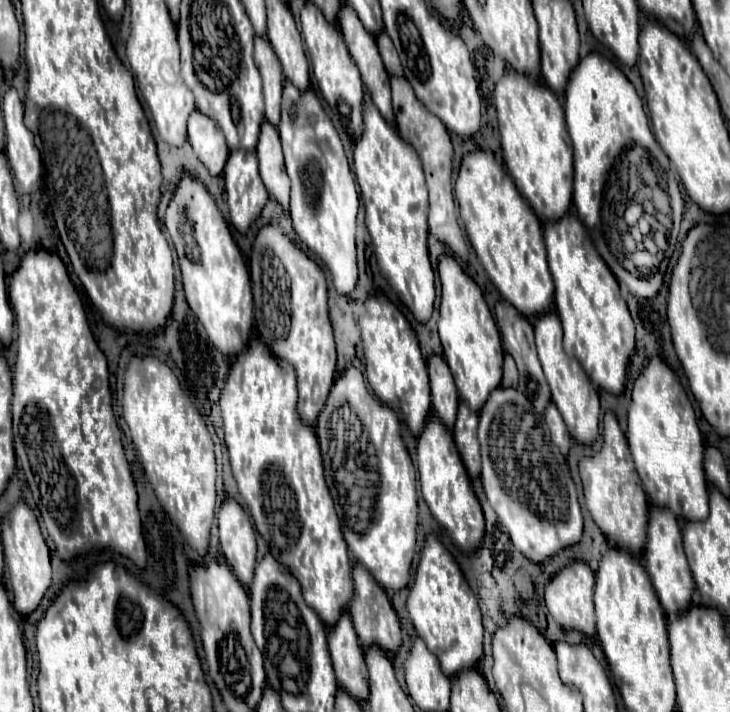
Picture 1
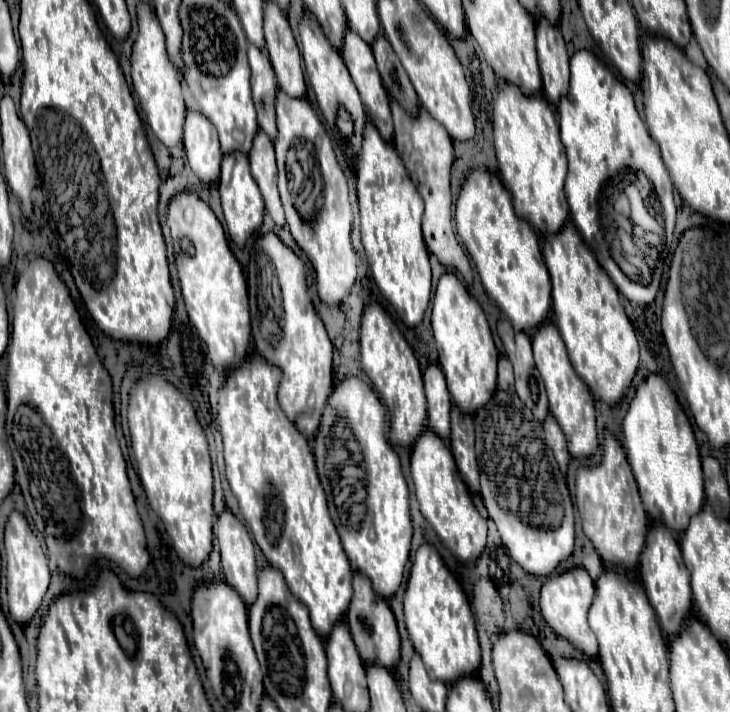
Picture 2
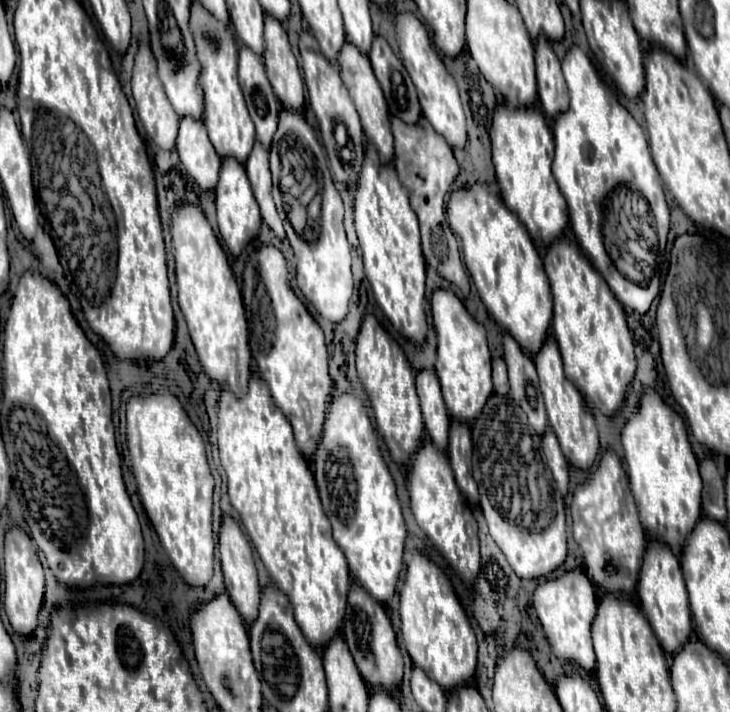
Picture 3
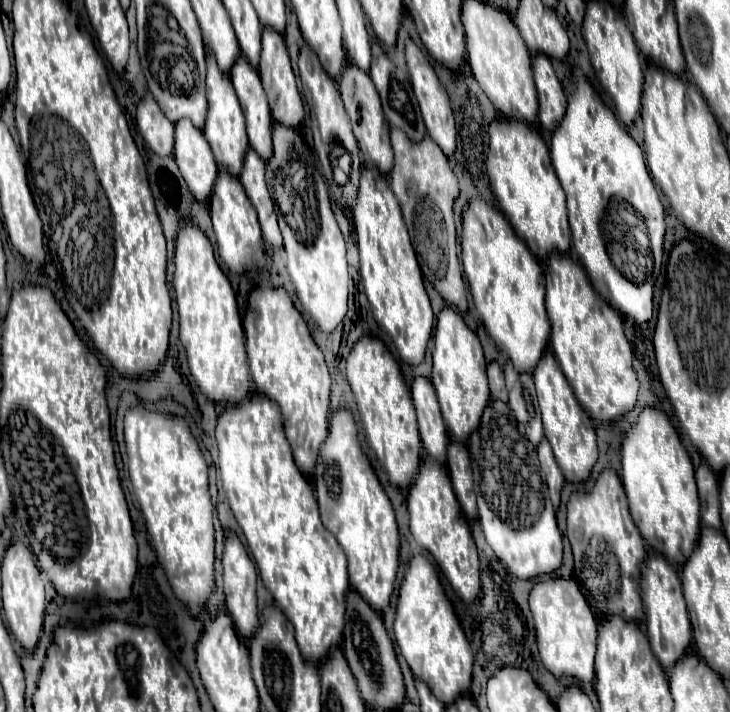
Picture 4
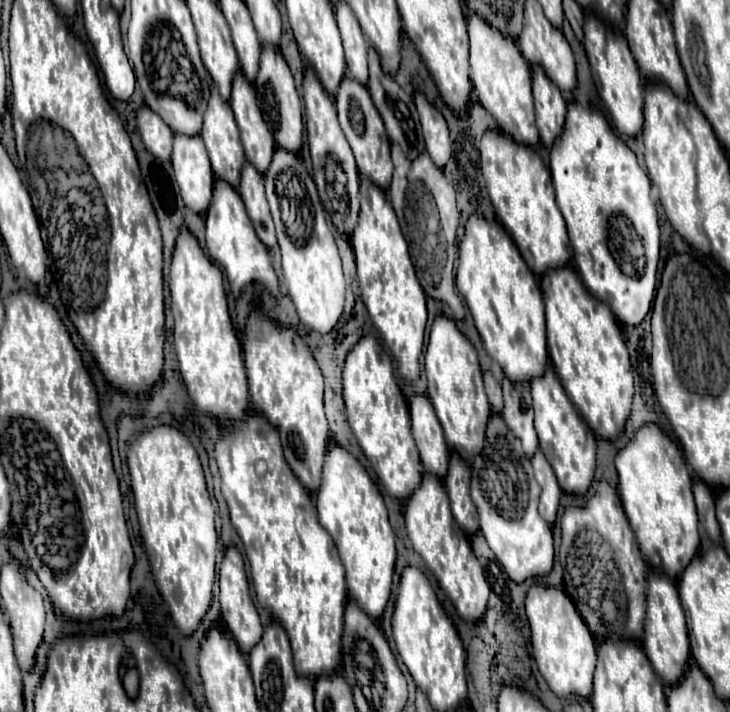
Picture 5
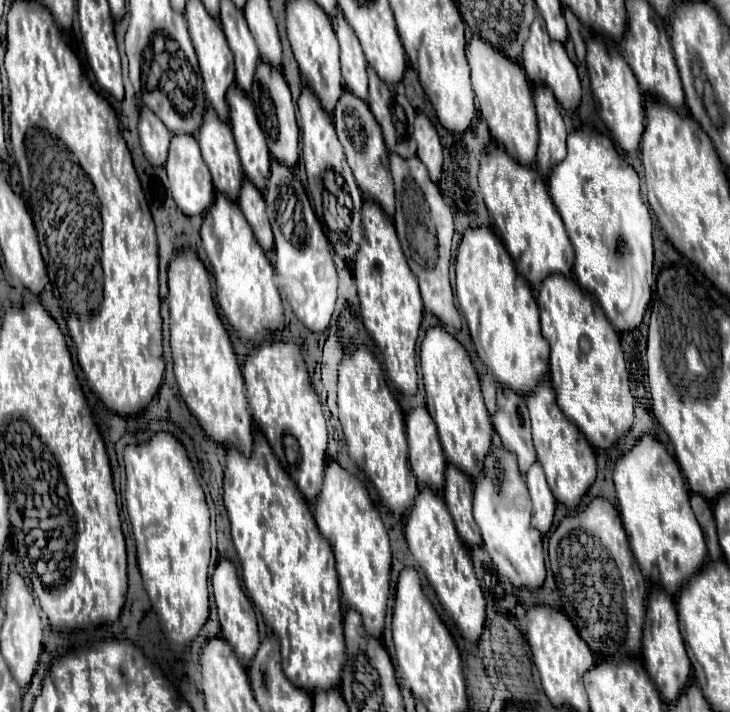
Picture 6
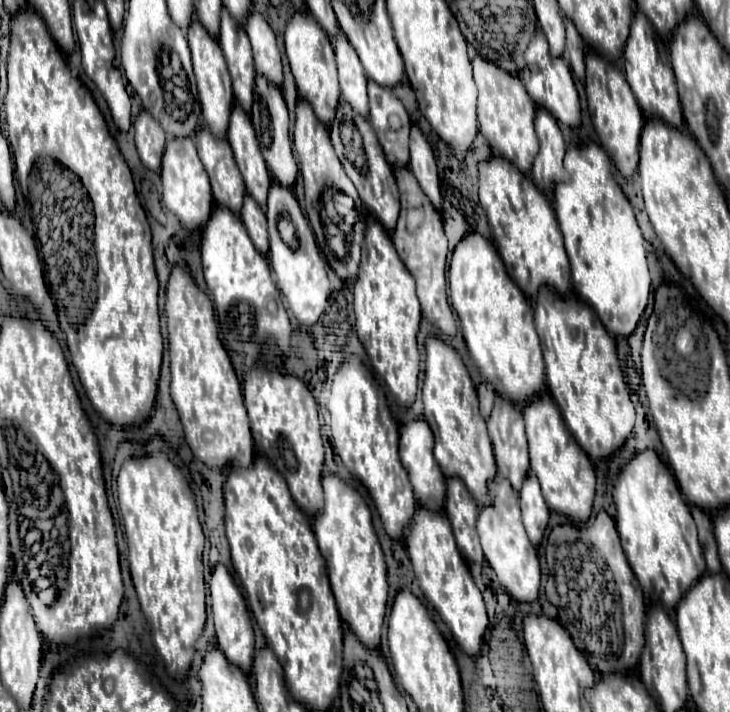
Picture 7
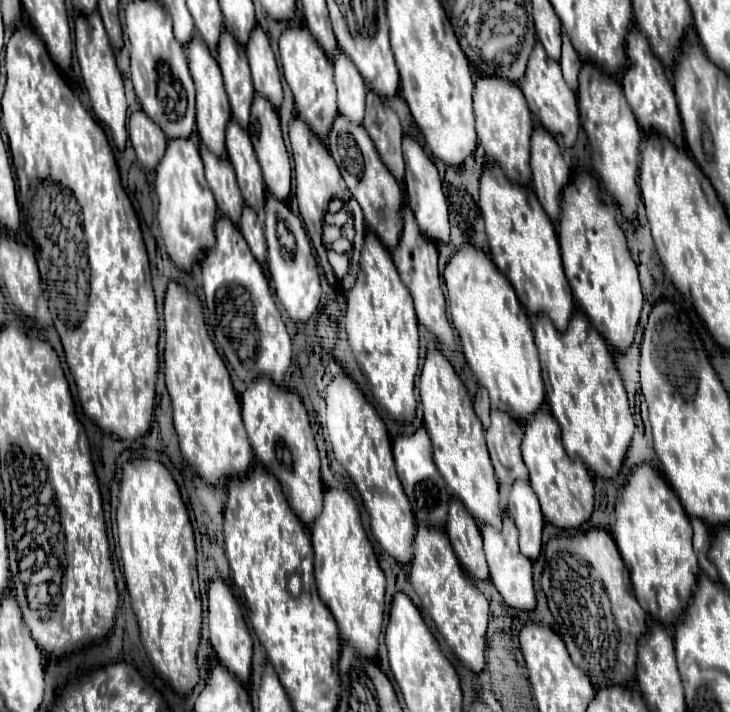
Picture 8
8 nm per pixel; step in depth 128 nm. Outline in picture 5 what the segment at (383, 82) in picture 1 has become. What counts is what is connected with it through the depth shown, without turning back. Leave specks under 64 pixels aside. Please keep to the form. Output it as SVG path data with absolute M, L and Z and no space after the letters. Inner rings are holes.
M344 76L338 94L336 94L336 108L338 108L338 120L340 126L352 146L356 164L358 164L358 172L370 180L374 180L374 184L378 184L380 188L388 188L390 184L390 176L392 176L392 160L390 160L390 140L386 134L386 128L382 124L382 118L378 116L378 110L374 108L374 102L370 98L368 88L350 78Z

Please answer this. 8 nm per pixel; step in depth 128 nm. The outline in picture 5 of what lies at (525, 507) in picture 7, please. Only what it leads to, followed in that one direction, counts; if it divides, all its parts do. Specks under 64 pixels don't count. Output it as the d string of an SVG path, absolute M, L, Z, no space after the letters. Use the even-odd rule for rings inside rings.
M538 450L532 458L532 466L534 466L534 474L536 480L542 488L542 496L540 496L540 514L548 524L554 524L556 520L556 512L558 512L558 502L560 502L560 486L556 480L556 474L552 470L552 466L548 464L546 456L542 450Z

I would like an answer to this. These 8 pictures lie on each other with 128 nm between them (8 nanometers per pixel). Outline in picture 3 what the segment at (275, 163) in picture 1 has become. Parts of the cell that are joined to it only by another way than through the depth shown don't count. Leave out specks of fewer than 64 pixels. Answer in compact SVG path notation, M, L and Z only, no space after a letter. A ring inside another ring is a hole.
M260 142L254 144L254 150L252 150L250 158L246 160L244 168L248 172L248 180L252 184L254 196L260 204L260 212L262 212L264 222L272 228L272 232L280 240L284 240L286 232L282 228L282 220L278 216L274 198L272 198L272 176L270 176L270 168L268 168L268 150Z

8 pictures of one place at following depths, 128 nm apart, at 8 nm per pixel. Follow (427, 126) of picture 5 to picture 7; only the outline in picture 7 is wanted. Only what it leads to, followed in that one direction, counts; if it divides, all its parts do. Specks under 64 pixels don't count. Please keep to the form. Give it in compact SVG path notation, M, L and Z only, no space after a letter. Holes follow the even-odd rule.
M412 126L410 132L410 170L418 178L422 190L434 204L434 208L442 210L442 196L440 196L440 178L436 168L436 158L432 146L420 126Z

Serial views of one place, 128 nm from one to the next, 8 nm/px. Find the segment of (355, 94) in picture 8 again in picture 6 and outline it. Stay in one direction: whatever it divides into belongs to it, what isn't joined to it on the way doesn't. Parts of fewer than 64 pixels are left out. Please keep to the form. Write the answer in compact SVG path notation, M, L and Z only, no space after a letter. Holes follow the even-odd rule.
M338 10L334 18L334 30L340 42L340 62L342 62L342 76L346 86L356 94L366 100L368 96L368 76L366 76L366 58L362 52L362 46L358 42L358 36L350 28L348 20L344 14Z

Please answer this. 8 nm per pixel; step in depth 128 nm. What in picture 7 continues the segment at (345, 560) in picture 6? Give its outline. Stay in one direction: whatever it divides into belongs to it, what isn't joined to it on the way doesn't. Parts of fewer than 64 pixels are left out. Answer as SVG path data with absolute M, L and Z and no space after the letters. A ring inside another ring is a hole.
M326 474L322 478L322 488L324 508L314 518L314 534L320 552L328 562L330 586L336 596L340 616L350 628L354 628L354 634L362 640L362 644L366 644L366 648L378 648L386 612L388 578L384 552L372 526L372 512L366 500L334 474Z

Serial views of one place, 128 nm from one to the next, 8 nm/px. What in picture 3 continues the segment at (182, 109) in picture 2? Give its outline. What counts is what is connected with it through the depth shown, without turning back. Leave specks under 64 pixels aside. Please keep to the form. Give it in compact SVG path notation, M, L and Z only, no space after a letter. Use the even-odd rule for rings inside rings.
M140 40L140 48L134 60L134 72L132 72L132 95L136 100L136 108L138 108L138 116L146 128L146 134L150 136L150 140L160 146L162 150L172 150L176 146L176 136L178 136L178 124L180 124L180 116L174 112L164 86L158 78L158 62L152 54L150 42L148 40Z

